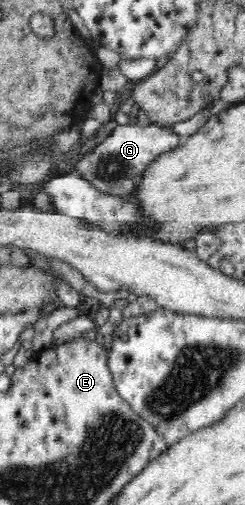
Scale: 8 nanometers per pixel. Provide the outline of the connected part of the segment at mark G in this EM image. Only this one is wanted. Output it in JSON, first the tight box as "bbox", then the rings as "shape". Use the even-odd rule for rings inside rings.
{"bbox":[76,123,182,196],"shape":[[[138,123],[117,125],[112,133],[94,150],[87,153],[76,163],[79,175],[90,180],[98,190],[115,196],[140,195],[140,185],[146,177],[146,167],[158,157],[172,153],[180,147],[182,138],[172,129],[156,124]]]}

